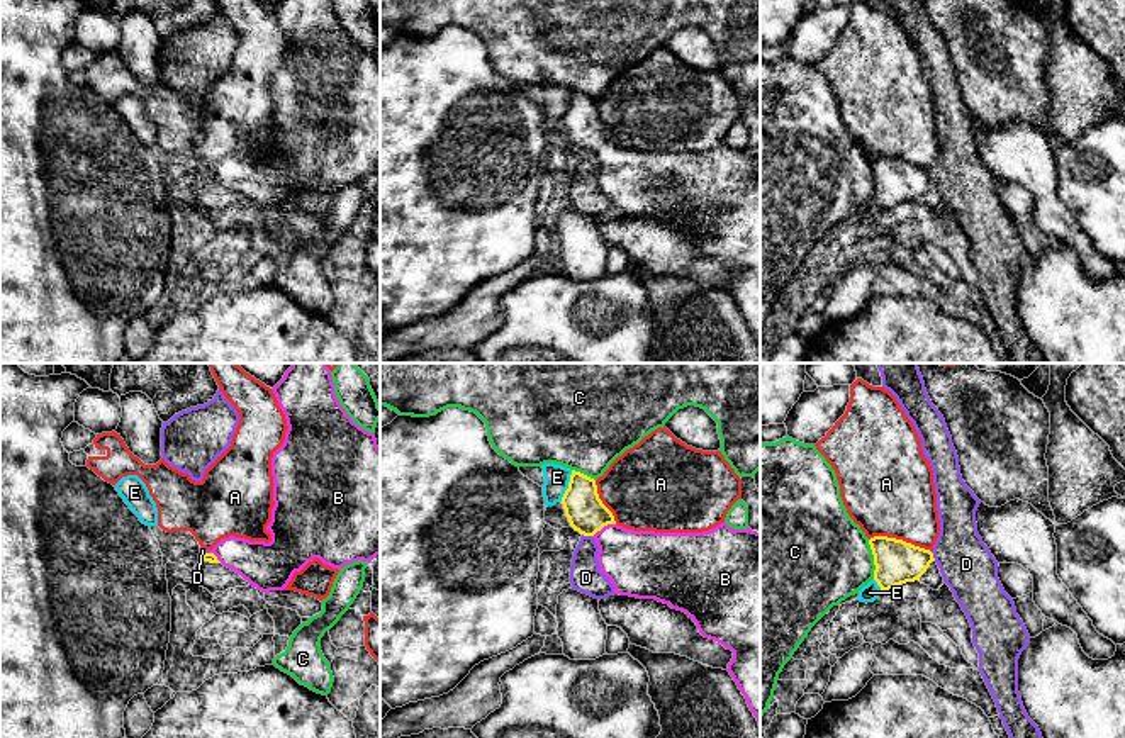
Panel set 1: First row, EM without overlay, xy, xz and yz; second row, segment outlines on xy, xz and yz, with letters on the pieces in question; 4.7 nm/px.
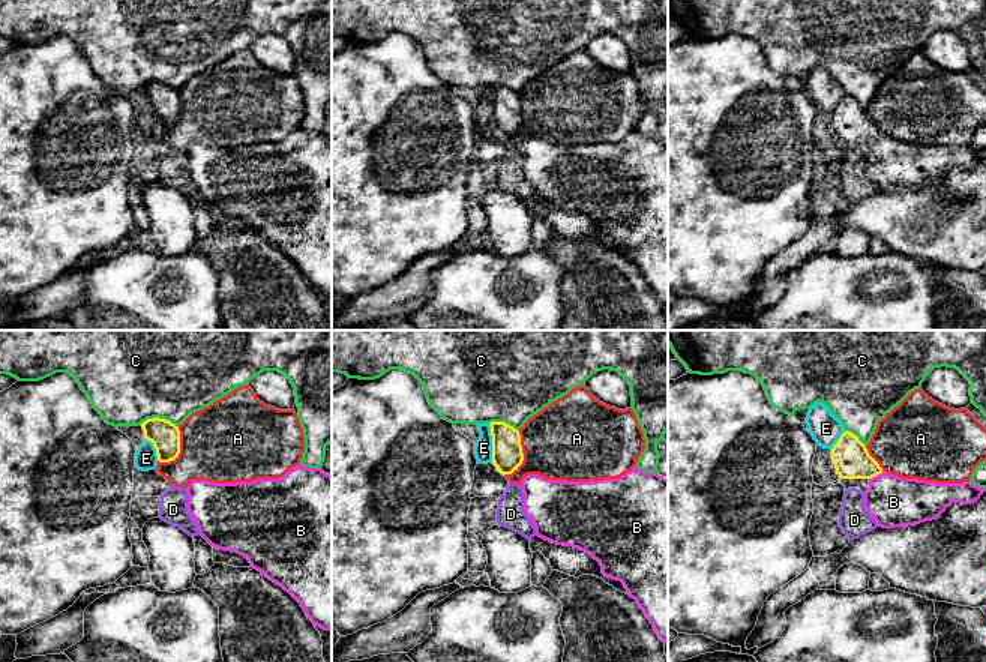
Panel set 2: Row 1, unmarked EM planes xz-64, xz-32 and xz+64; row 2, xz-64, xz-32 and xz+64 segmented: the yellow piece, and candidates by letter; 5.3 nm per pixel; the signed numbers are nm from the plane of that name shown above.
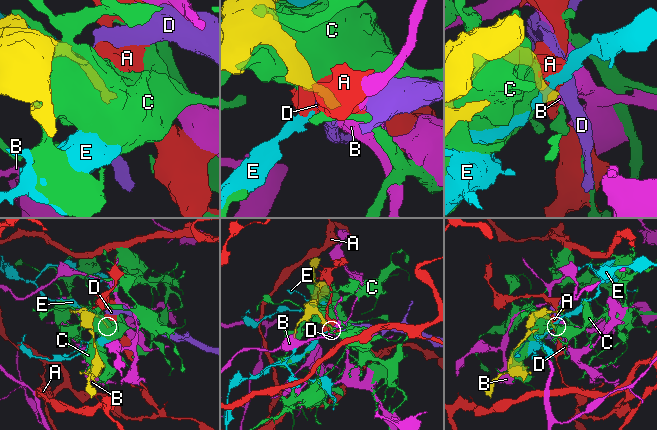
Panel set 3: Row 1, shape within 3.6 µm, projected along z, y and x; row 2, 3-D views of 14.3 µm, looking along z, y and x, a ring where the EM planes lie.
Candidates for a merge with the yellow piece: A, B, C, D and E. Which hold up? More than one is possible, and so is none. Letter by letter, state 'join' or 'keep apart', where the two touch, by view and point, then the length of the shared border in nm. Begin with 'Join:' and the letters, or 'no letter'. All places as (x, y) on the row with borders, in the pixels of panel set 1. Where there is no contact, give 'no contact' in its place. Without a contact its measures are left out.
Join: B
A: keep apart; contact yz (900, 540); length 300 nm
B: join; contact xz (603, 526); length 130 nm
C: keep apart; contact yz (874, 559); length 190 nm
D: keep apart; contact xz (587, 535); length 50 nm
E: keep apart; contact xz (569, 486); length 160 nm

